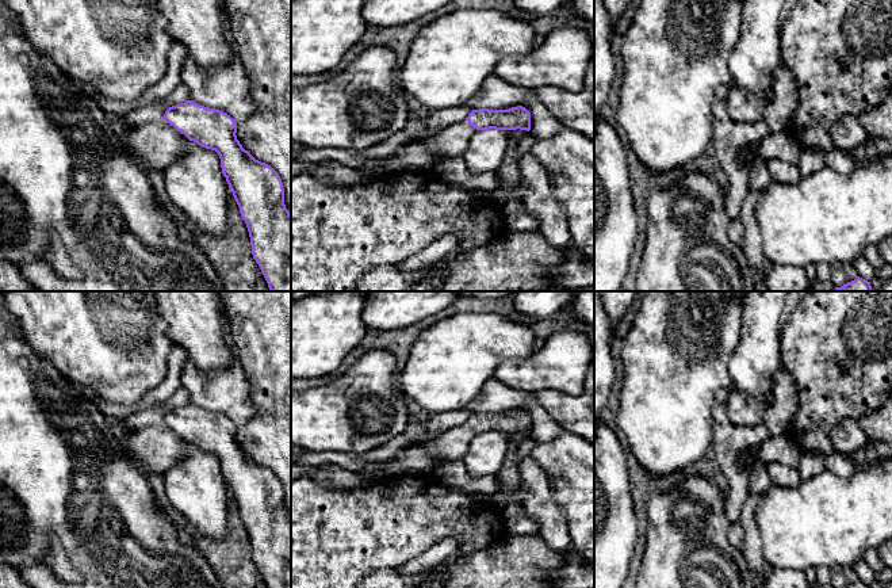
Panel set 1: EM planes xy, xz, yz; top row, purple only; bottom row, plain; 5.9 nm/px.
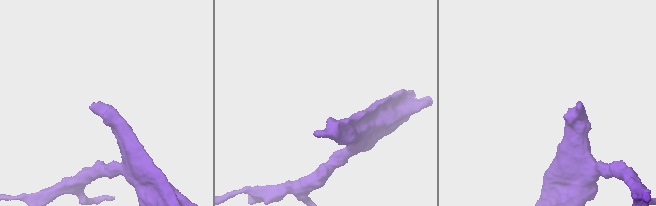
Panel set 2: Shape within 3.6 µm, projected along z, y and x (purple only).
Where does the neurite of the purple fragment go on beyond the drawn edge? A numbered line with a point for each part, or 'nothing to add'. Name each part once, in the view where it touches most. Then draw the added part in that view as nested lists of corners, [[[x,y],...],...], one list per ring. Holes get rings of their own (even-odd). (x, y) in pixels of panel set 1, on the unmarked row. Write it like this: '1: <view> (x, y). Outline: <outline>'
1: xz (417, 459). Outline: [[[467,423],[449,428],[437,439],[410,444],[402,448],[393,459],[368,465],[360,473],[370,474],[384,482],[403,477],[430,477],[436,466],[462,461],[475,438]]]

